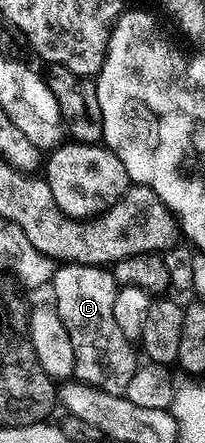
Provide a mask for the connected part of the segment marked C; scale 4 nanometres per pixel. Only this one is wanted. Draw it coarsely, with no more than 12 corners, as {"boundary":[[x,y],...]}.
{"boundary":[[62,264],[52,283],[74,378],[118,394],[139,355],[116,324],[119,285]]}

